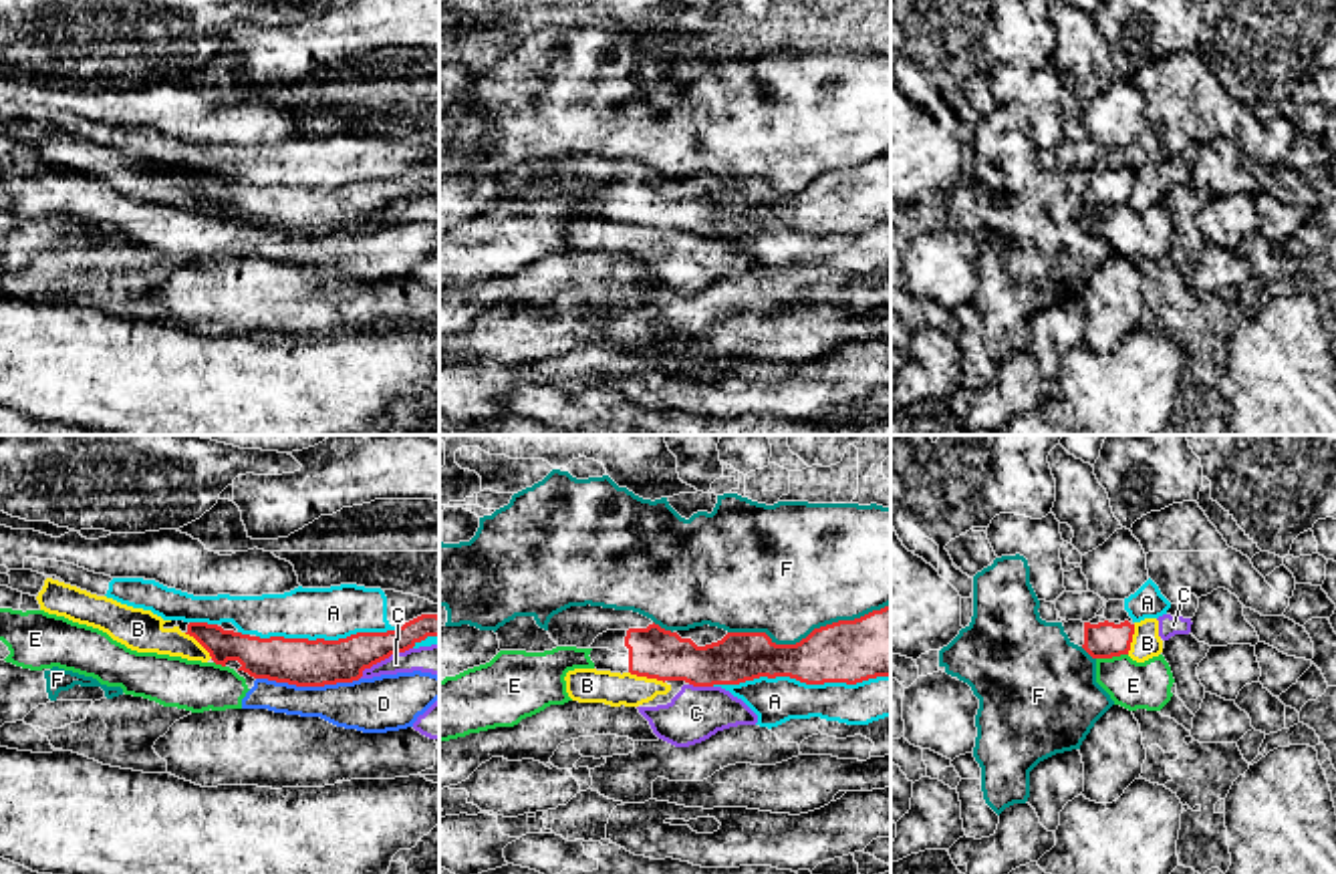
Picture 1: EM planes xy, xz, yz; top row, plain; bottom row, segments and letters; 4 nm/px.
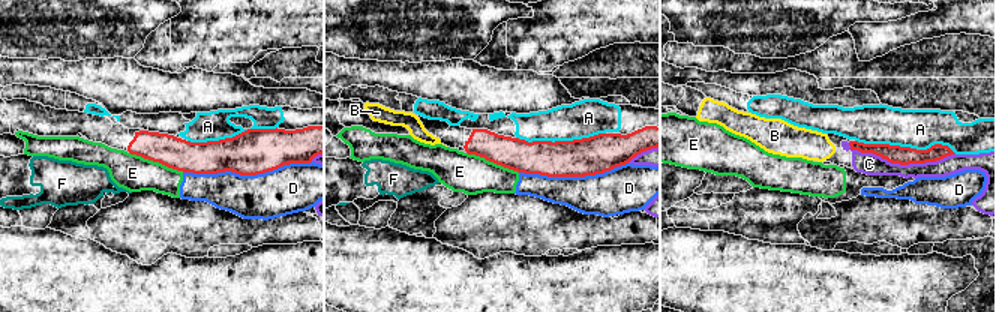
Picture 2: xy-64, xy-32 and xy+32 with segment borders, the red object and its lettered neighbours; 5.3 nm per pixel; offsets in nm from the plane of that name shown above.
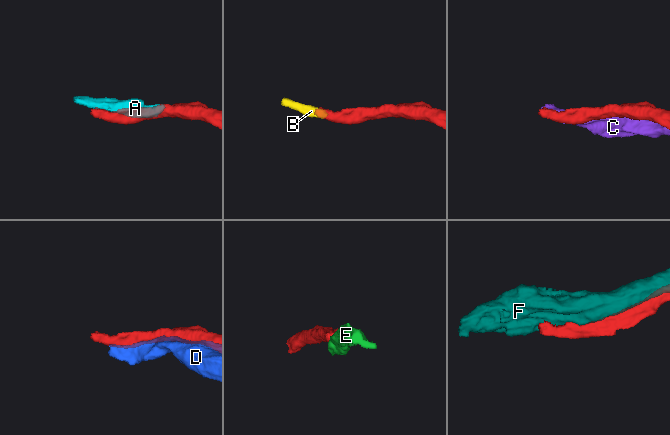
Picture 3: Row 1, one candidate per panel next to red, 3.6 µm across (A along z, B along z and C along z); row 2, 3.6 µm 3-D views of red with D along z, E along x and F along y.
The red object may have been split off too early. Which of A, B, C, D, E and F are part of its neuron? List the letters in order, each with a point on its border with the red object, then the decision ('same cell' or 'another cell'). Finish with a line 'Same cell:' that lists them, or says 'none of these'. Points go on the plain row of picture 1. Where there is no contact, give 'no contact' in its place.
A: meets red in xz at (800, 230); another cell
B: meets red in xz at (647, 226); another cell
C: meets red in xy at (383, 208); another cell
D: meets red in xy at (309, 234); another cell
E: meets red in yz at (1111, 206); another cell
F: meets red in xz at (811, 182); another cell
Same cell: none of these

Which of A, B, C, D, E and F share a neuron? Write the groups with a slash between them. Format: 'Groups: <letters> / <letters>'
Groups: A / B C / D E / F

